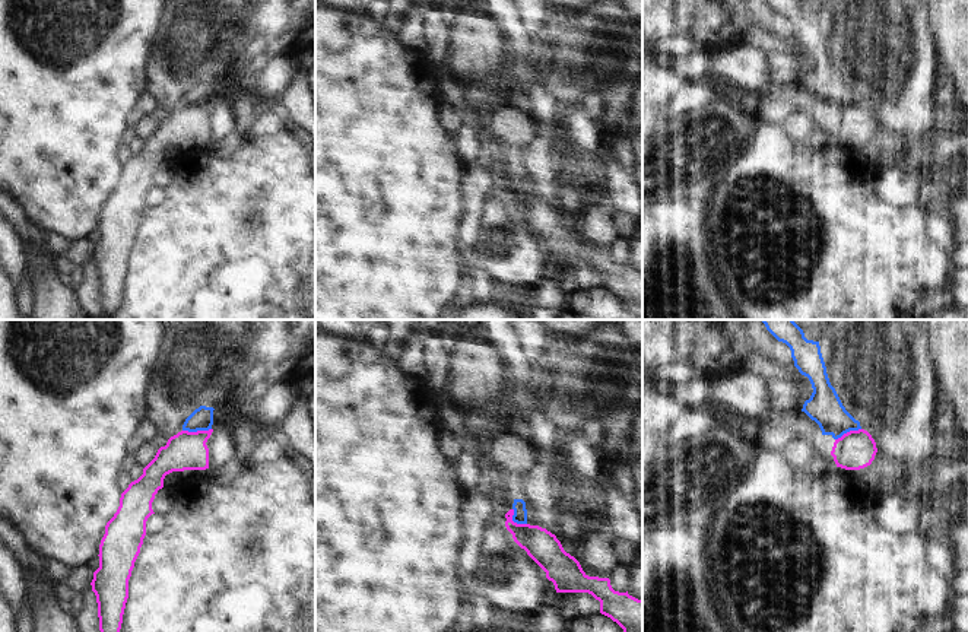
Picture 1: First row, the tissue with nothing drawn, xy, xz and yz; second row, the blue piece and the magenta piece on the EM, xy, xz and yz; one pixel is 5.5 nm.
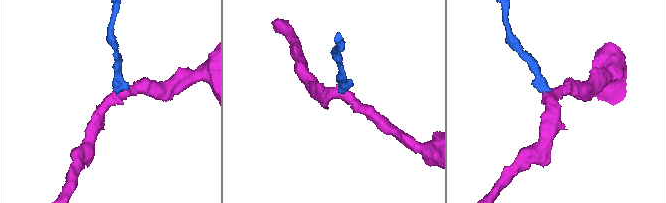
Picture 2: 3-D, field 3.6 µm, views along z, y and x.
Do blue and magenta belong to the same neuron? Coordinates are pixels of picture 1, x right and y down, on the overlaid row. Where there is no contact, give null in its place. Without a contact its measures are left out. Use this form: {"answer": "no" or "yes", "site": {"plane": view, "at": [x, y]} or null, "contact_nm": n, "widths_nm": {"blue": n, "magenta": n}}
{"answer": "no", "site": {"plane": "xy", "at": [196, 431]}, "contact_nm": 160, "widths_nm": {"blue": 130, "magenta": 200}}

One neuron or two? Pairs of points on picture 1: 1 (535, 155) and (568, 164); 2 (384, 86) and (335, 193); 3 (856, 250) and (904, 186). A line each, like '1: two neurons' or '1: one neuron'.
1: two neurons
2: one neuron
3: two neurons

